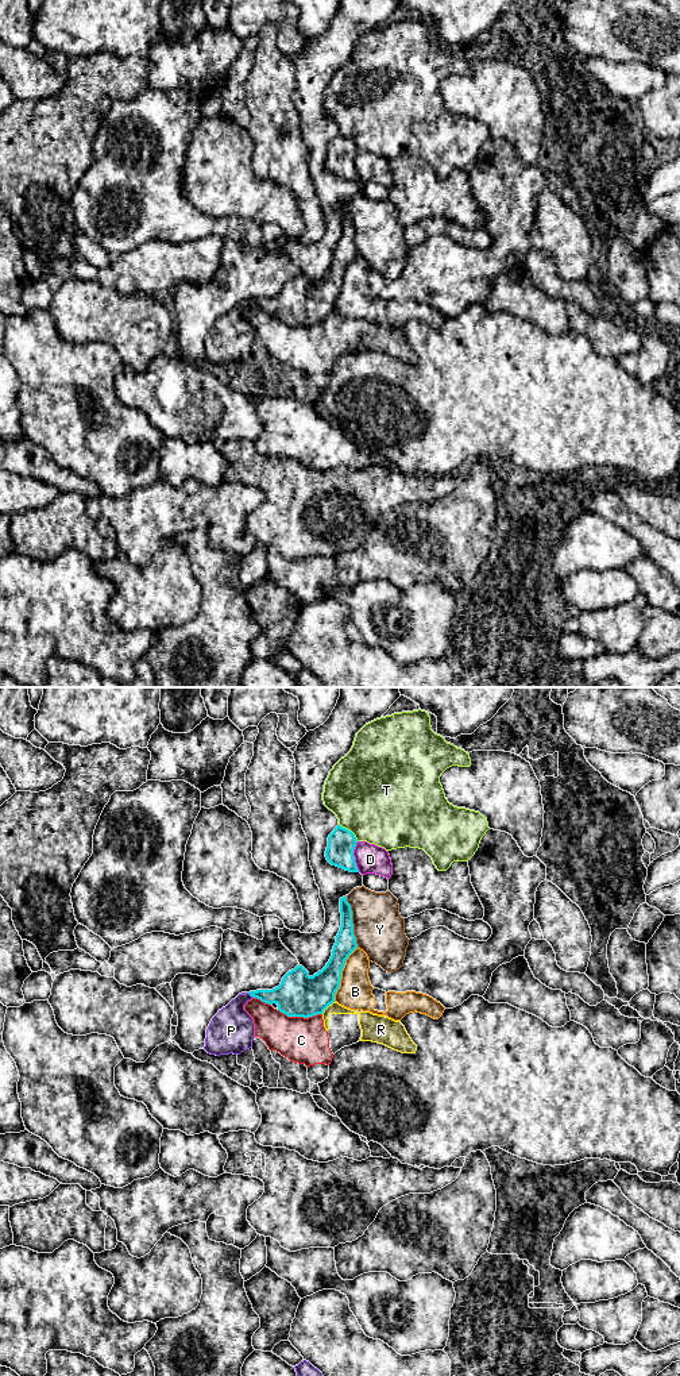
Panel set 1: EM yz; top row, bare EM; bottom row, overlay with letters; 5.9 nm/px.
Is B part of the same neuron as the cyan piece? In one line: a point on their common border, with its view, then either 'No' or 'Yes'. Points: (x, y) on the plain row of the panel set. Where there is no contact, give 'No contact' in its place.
Touches cyan at yz (340, 282). No

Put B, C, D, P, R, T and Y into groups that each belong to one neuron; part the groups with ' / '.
B / C R / D / P / T / Y

